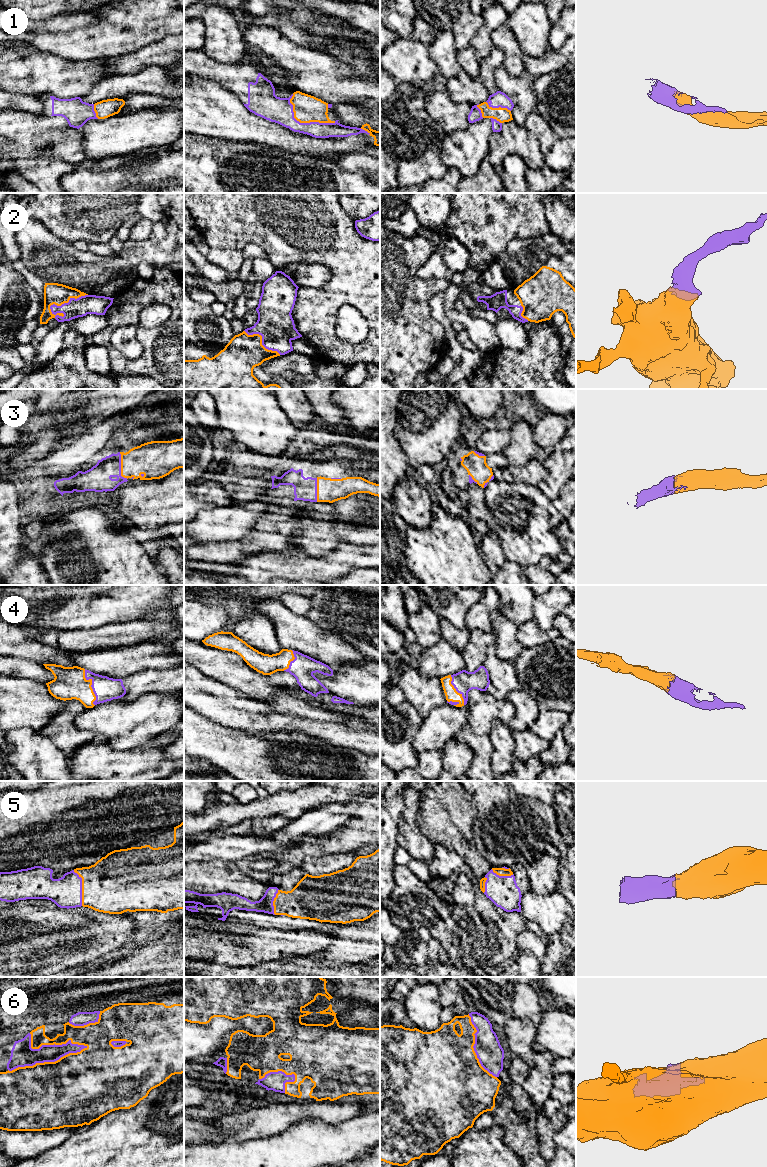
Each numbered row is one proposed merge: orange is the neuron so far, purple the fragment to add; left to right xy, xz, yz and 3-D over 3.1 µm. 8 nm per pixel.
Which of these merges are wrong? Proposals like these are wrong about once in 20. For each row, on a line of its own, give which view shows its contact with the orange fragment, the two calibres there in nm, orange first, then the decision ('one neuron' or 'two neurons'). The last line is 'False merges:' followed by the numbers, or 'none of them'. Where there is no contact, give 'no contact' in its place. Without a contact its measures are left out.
1: xz | 220/200 nm | one neuron
2: xy | 170/160 nm | one neuron
3: xy | 280/200 nm | one neuron
4: xy | 260/190 nm | one neuron
5: xy | 460/260 nm | one neuron
6: xy | 500/180 nm | one neuron
False merges: none of them

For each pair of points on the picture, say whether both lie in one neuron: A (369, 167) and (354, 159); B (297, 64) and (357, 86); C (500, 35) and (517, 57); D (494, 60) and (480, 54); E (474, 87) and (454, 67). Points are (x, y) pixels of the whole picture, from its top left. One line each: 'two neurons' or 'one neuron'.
A: one neuron
B: one neuron
C: one neuron
D: two neurons
E: two neurons

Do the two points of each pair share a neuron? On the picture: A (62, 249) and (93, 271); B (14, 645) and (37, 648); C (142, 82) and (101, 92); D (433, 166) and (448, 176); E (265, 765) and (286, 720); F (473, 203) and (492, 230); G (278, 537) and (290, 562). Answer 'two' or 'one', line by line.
A: one
B: one
C: one
D: two
E: two
F: one
G: two

